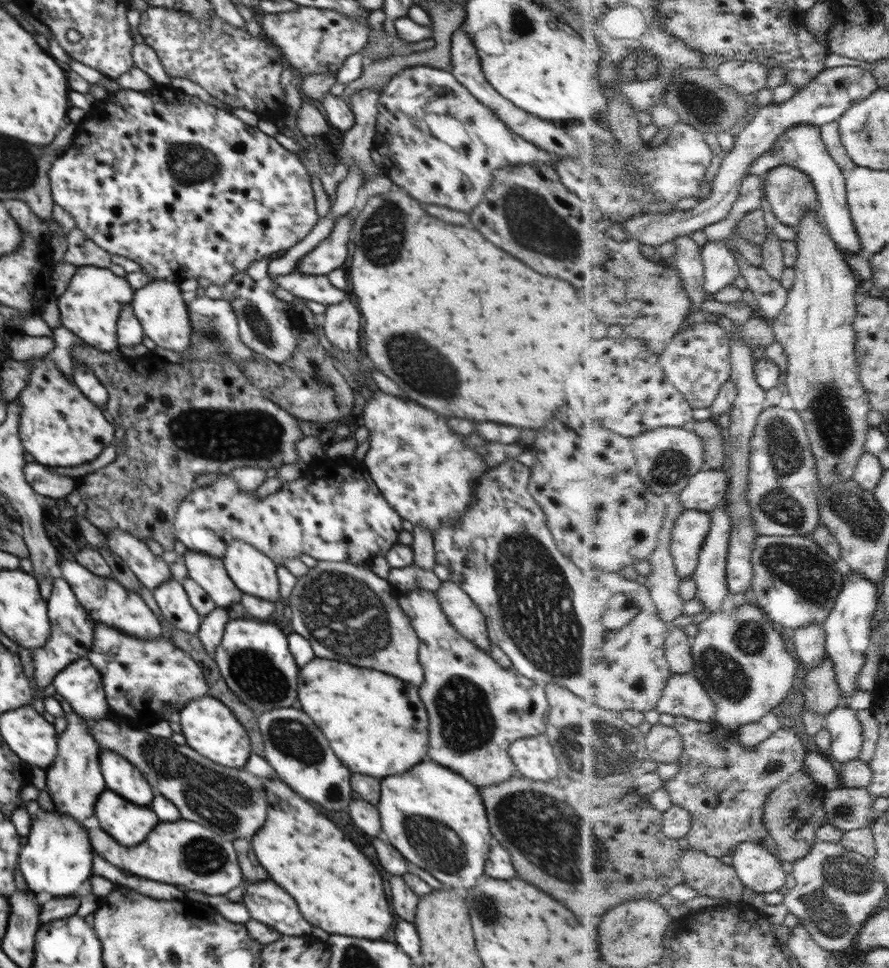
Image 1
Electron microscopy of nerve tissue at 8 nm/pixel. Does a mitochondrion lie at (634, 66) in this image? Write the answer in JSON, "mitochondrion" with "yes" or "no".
{"mitochondrion":"yes"}

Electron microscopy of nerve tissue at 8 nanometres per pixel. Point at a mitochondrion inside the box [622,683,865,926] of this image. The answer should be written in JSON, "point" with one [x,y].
{"point":[844,810]}

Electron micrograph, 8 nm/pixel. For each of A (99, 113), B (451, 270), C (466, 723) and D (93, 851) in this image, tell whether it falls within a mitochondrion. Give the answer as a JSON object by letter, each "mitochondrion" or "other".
{"A":"other","B":"other","C":"mitochondrion","D":"other"}

